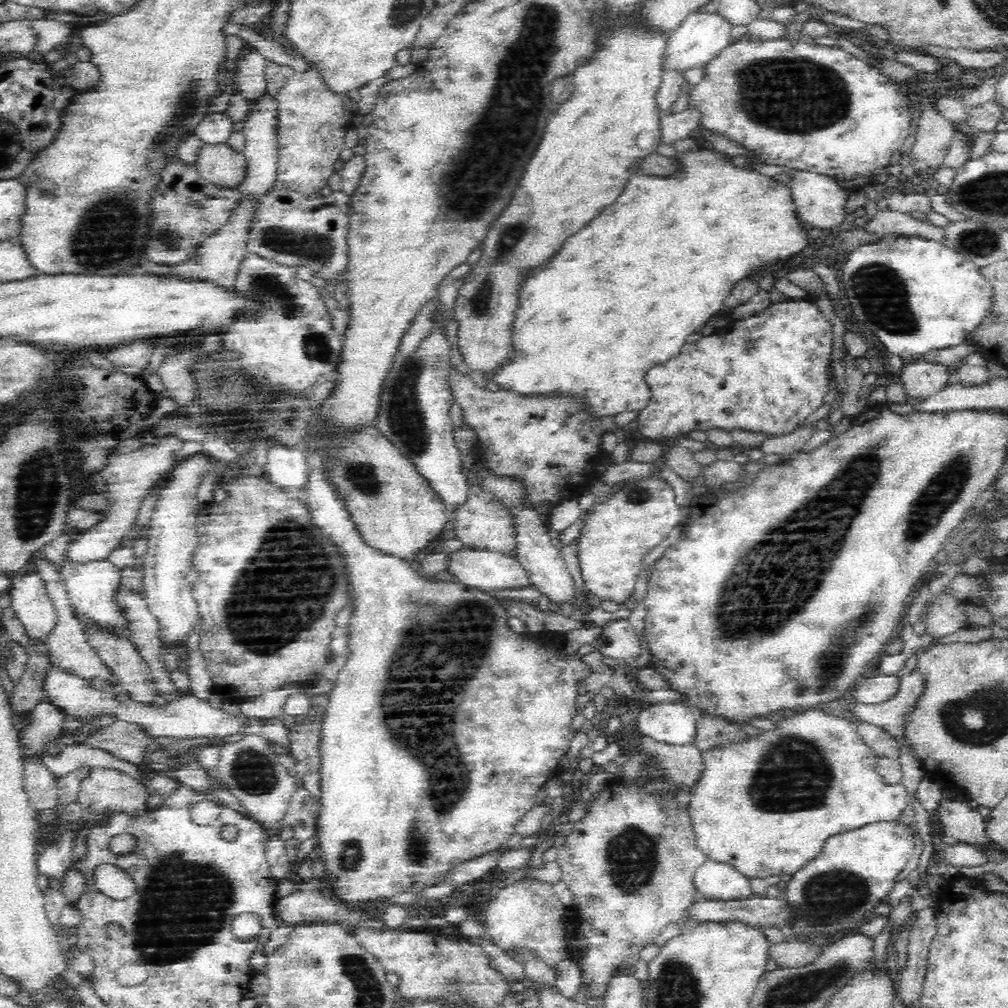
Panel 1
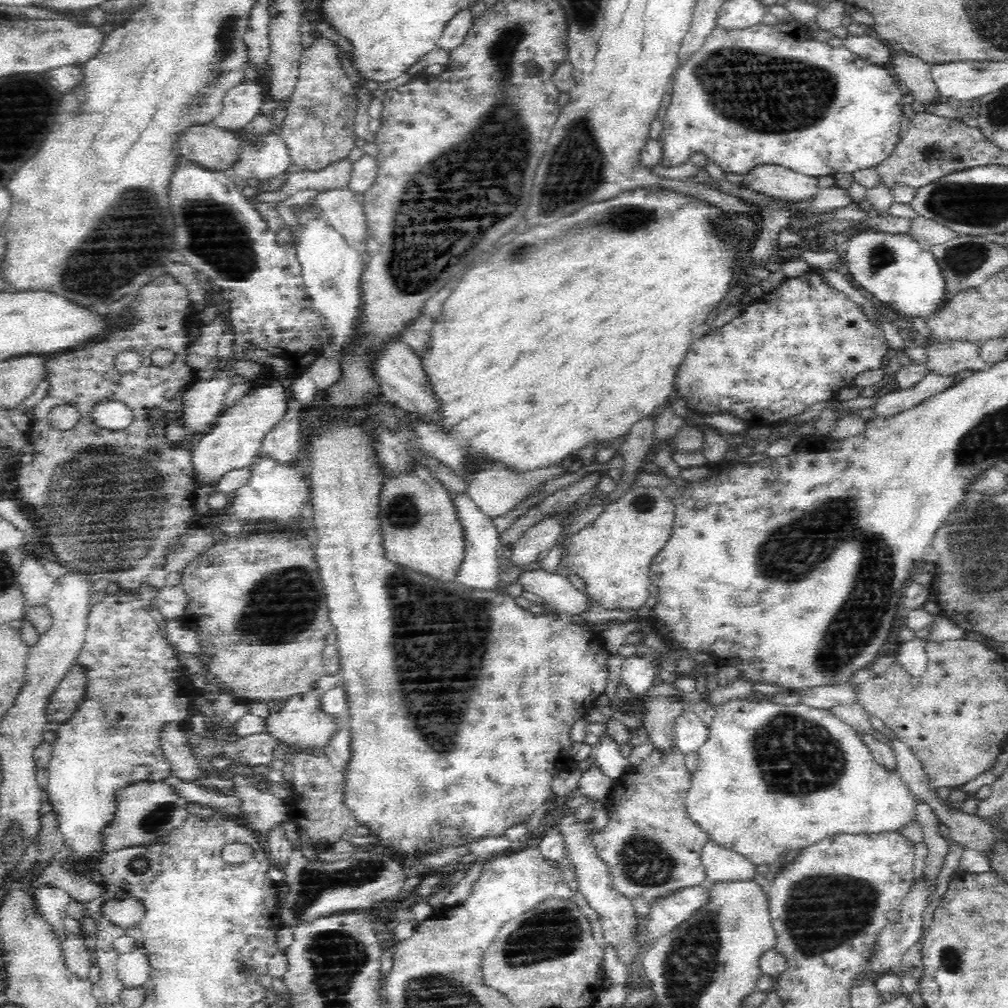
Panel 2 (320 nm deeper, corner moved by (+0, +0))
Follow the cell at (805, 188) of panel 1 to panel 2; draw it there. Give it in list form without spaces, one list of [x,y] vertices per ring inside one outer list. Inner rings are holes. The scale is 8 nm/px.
[[[762,165],[746,174],[744,184],[787,202],[810,202],[820,192],[818,178],[778,165]]]

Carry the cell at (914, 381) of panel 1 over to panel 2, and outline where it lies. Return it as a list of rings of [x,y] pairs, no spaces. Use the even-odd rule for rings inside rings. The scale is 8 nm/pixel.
[[[933,342],[926,347],[925,368],[930,374],[938,376],[954,376],[964,370],[983,370],[988,366],[980,360],[978,351],[980,344],[971,342]]]

